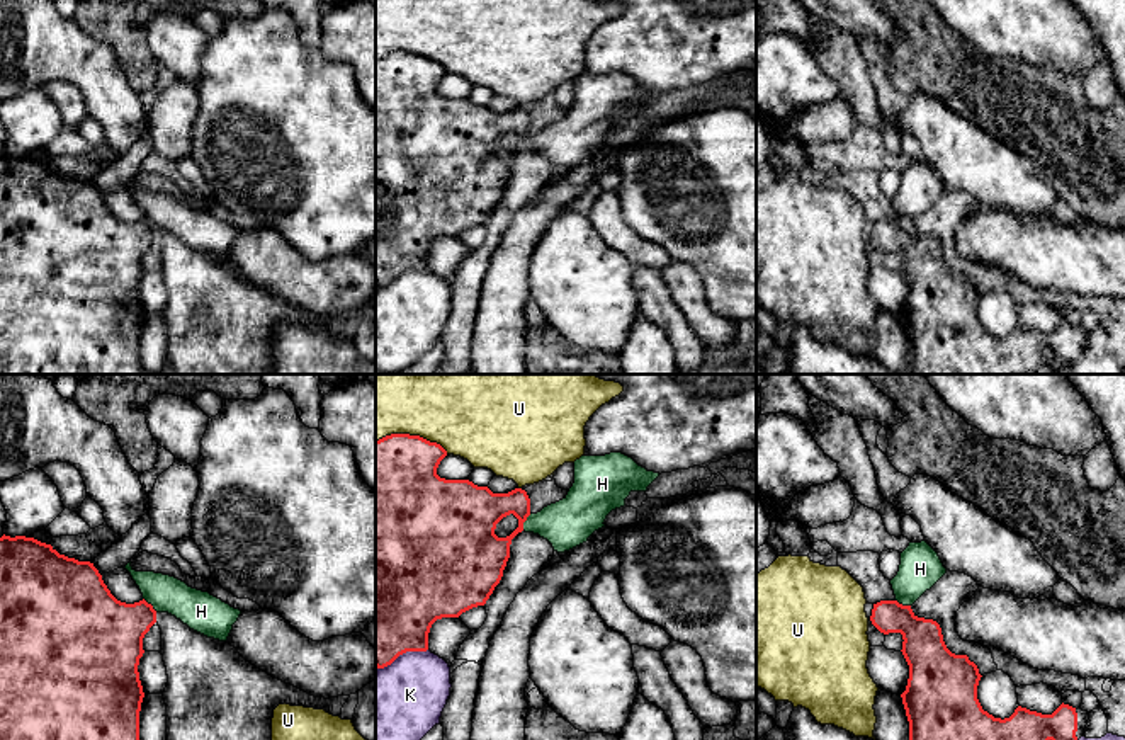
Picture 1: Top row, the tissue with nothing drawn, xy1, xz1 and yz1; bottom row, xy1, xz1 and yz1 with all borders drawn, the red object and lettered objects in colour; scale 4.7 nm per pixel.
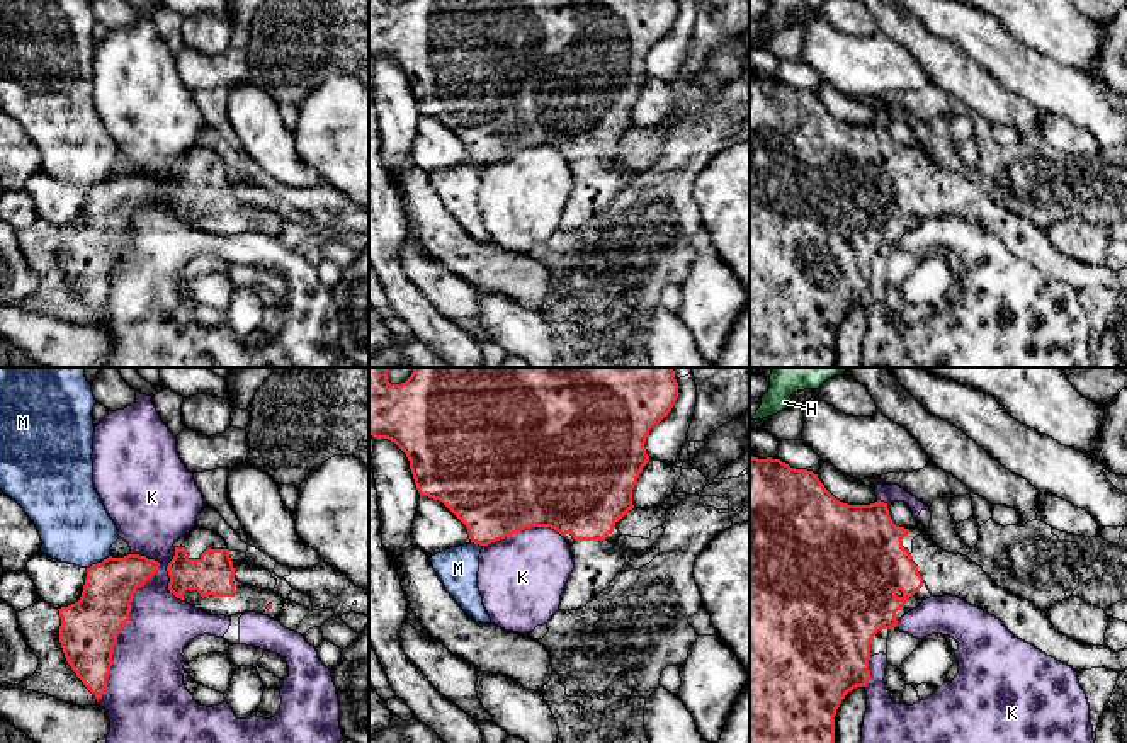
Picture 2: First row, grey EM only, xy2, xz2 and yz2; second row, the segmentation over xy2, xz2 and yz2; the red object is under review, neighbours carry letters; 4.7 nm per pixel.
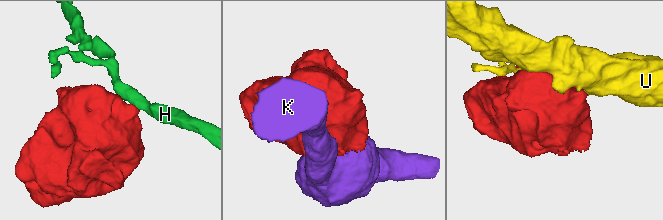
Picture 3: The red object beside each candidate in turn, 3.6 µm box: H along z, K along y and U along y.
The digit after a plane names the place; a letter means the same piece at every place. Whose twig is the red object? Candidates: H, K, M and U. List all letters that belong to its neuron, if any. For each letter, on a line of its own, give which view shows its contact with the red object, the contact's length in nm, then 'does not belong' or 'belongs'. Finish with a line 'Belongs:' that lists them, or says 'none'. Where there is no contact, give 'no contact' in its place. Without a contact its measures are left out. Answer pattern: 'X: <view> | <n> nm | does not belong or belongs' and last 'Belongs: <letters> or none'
H: xz1 | 90 nm | does not belong
K: xy2 | 750 nm | does not belong
M: xy2 | 130 nm | does not belong
U: xz1 | 360 nm | does not belong
Belongs: none

